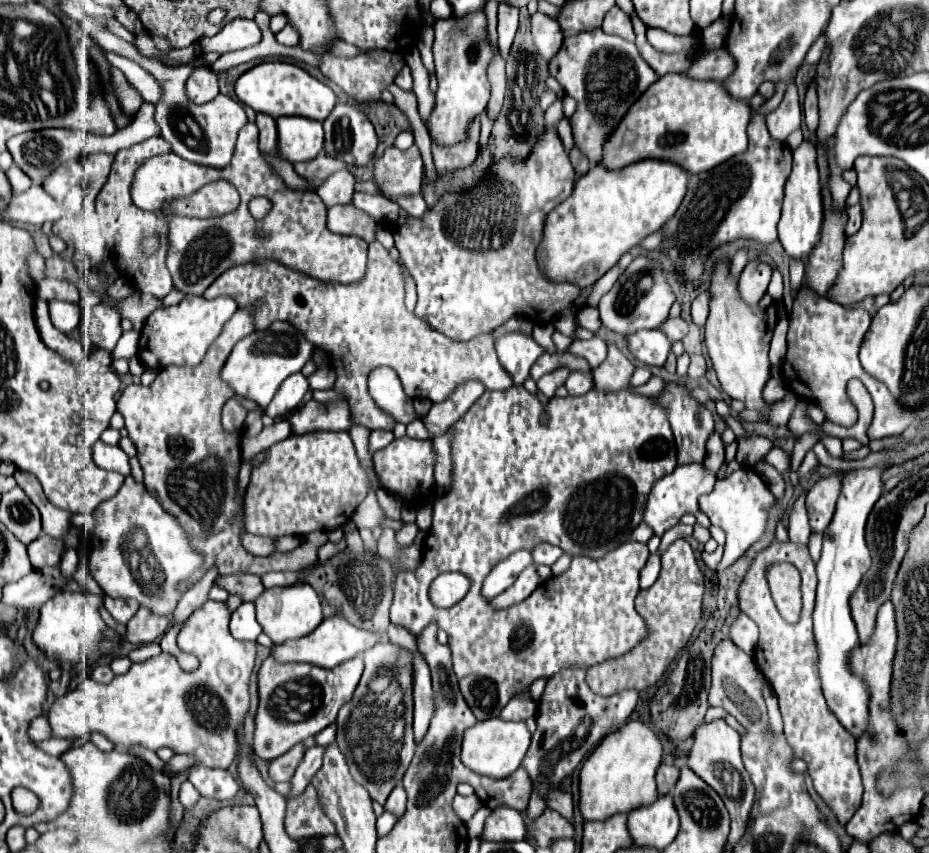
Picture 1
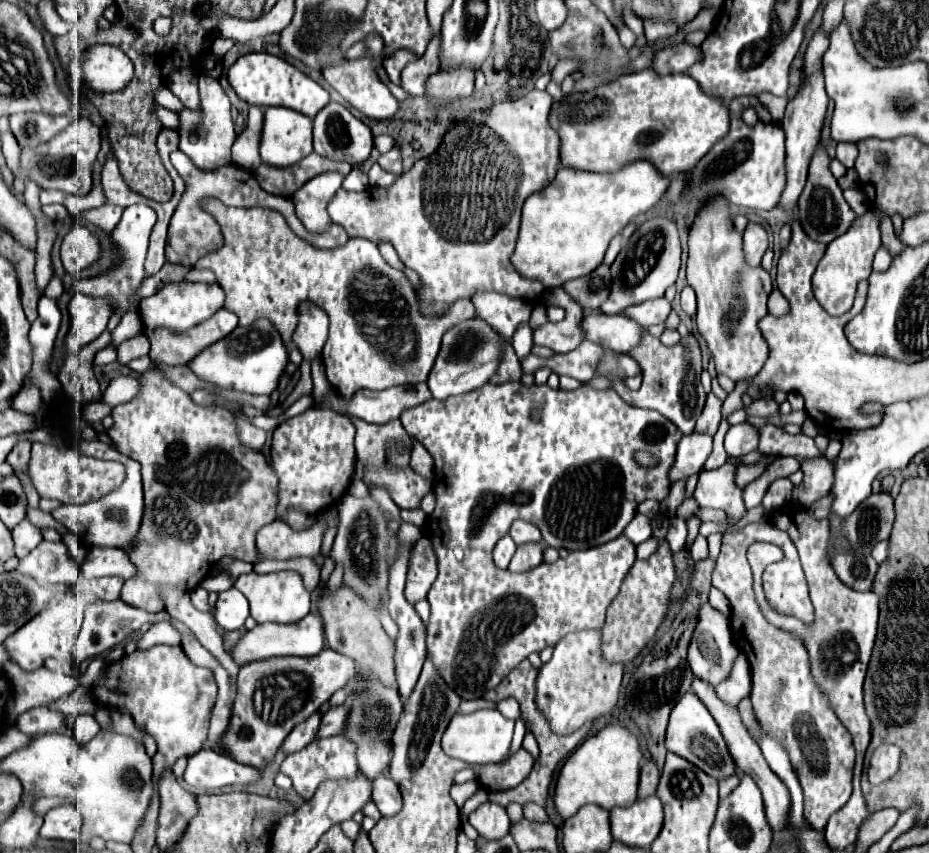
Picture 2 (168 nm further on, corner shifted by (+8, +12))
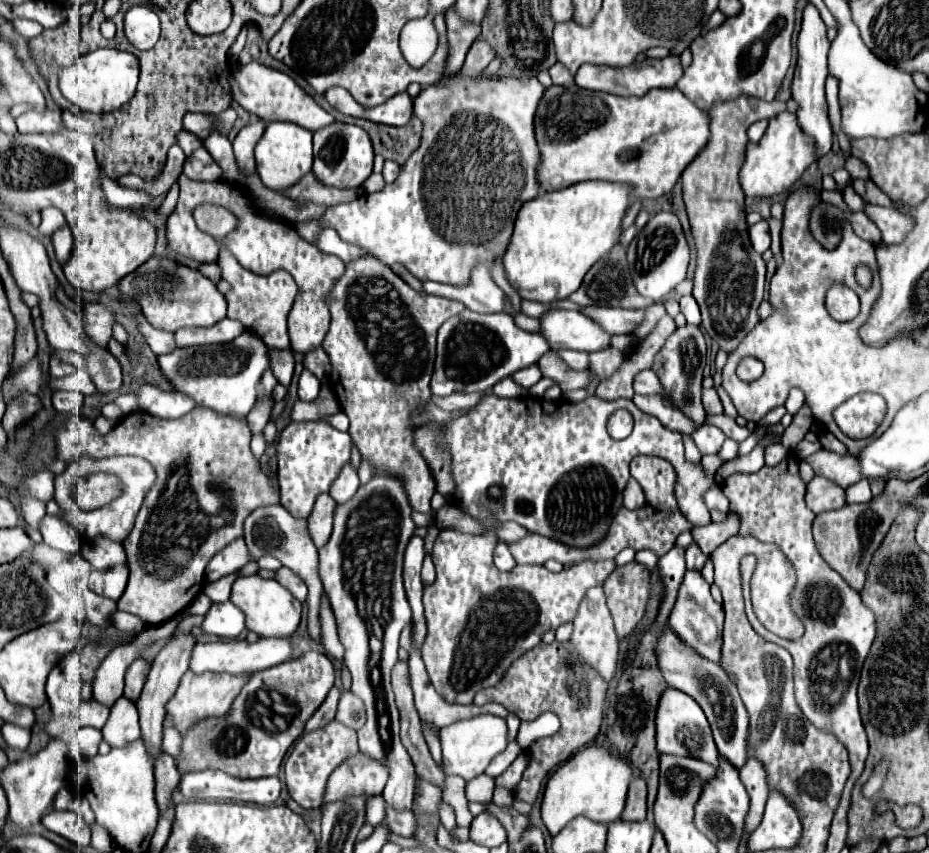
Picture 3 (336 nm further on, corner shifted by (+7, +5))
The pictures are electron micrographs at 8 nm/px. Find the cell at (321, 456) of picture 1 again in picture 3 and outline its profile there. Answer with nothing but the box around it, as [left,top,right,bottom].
[277,421,353,519]

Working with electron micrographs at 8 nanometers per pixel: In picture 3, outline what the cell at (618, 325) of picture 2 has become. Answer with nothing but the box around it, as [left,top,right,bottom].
[539,307,611,353]

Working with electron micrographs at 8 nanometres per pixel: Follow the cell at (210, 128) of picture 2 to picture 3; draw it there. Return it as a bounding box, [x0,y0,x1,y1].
[183,147,221,181]

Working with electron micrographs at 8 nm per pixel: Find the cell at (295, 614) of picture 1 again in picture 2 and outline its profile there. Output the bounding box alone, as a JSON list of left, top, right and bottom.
[234,572,310,624]

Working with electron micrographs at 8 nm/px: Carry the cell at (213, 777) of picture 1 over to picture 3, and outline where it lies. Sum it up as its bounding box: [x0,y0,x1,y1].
[179,771,281,805]

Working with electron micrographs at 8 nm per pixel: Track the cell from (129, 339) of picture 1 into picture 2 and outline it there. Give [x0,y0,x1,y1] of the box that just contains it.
[94,346,116,364]

